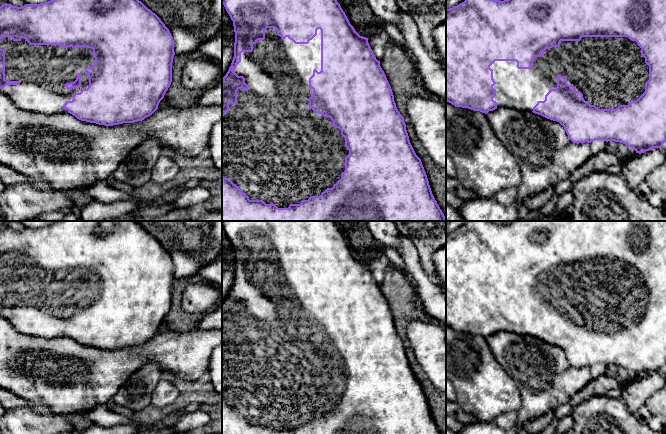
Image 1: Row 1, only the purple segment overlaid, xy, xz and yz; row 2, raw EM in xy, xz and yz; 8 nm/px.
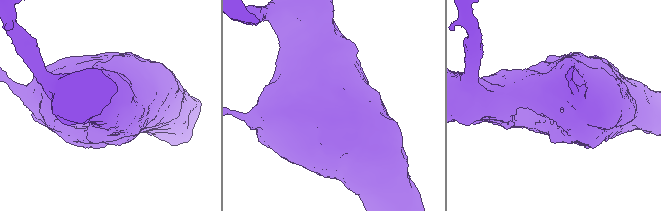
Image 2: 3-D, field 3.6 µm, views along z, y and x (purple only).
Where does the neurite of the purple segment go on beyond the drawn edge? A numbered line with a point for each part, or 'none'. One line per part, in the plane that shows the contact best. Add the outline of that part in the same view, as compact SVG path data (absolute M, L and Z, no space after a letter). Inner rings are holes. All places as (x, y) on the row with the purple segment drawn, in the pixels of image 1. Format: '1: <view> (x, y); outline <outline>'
1: xz (275, 148); outline M275 28L265 30L265 39L258 40L253 45L252 52L242 52L241 62L234 68L238 76L245 78L249 90L238 89L237 103L229 105L229 111L222 116L222 176L231 180L244 192L250 200L263 200L266 204L275 204L278 208L288 208L290 204L300 204L302 200L308 200L310 196L320 196L327 188L332 188L341 179L341 173L345 171L345 157L349 150L345 147L345 138L341 135L339 128L333 127L333 121L329 117L315 113L309 107L309 98L313 95L313 89L309 86L309 78L313 70L321 71L321 30L308 44L295 44L286 37L284 40L277 35Z

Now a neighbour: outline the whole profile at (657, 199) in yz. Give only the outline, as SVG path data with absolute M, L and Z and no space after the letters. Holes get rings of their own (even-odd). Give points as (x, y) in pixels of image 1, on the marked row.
M653 191L647 201L653 206L653 207L664 207L666 206L666 193L662 191Z

